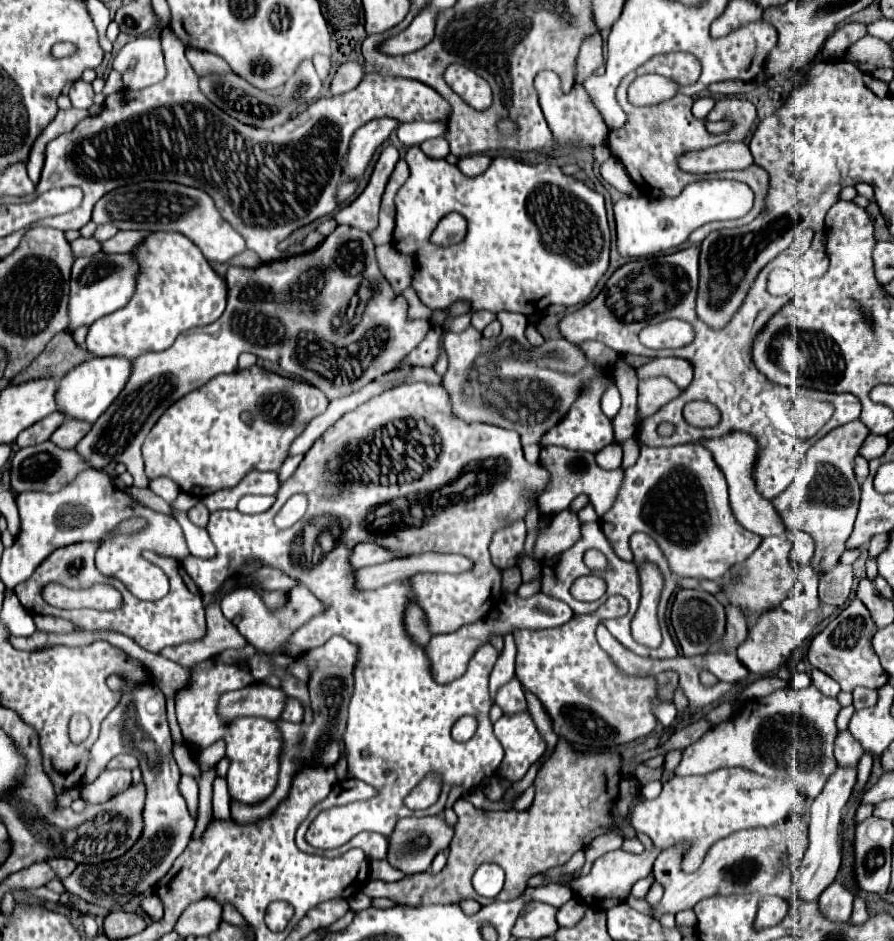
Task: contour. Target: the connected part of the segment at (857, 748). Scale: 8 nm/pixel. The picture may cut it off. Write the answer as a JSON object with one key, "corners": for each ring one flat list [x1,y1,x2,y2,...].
{"corners":[[841,731,837,735,837,745,835,745,835,759,839,767,853,767,859,763,859,759,863,757,863,749,861,745,853,739,853,735,849,731]]}

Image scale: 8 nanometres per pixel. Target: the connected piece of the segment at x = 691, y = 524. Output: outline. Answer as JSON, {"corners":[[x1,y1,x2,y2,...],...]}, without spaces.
{"corners":[[699,443,673,447,643,445,637,463,623,469,619,495,599,523,623,561,633,561,629,537,643,531,659,543,675,575,693,579,719,581,761,543,761,537,741,529,735,521,729,507,725,477,717,469,713,455]]}

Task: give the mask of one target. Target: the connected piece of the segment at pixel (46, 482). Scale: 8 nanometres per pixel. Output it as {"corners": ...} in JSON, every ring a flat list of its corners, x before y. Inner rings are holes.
{"corners":[[45,441,33,447,25,447,19,449,13,457,13,465,11,465,11,489,15,493,23,493,23,491,57,491,63,489,65,485,69,485,81,471,89,469,91,465,87,465,87,461,75,451,75,449,61,449,57,445,53,445,53,441]]}

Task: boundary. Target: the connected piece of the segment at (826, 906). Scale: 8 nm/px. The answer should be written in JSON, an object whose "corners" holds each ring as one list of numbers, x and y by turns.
{"corners":[[833,881,819,897,819,909,833,921,849,921,853,909,853,893,839,881]]}

